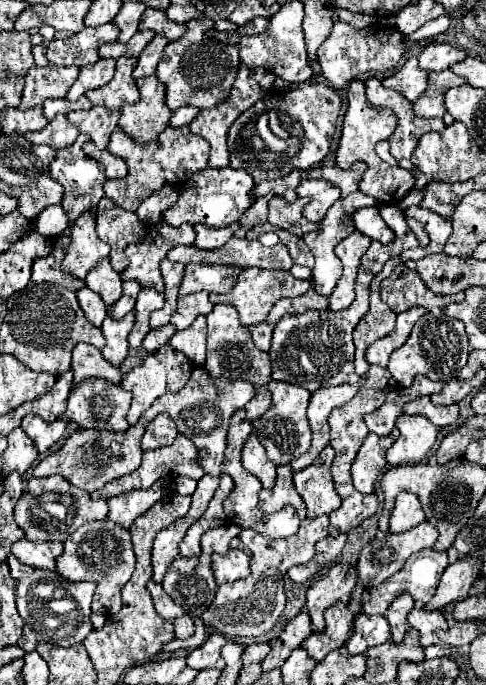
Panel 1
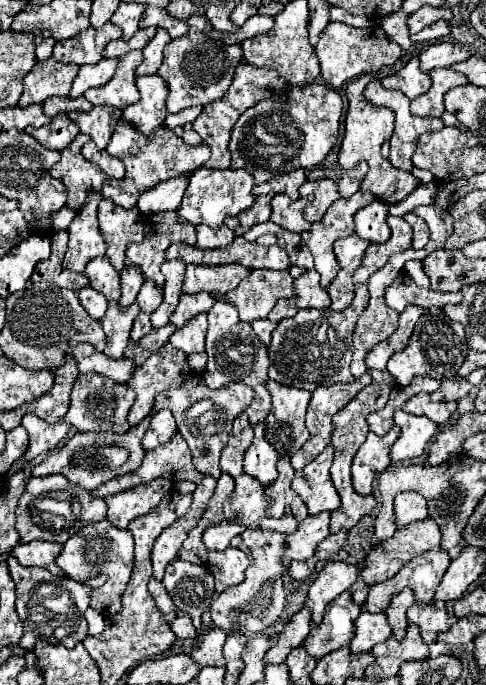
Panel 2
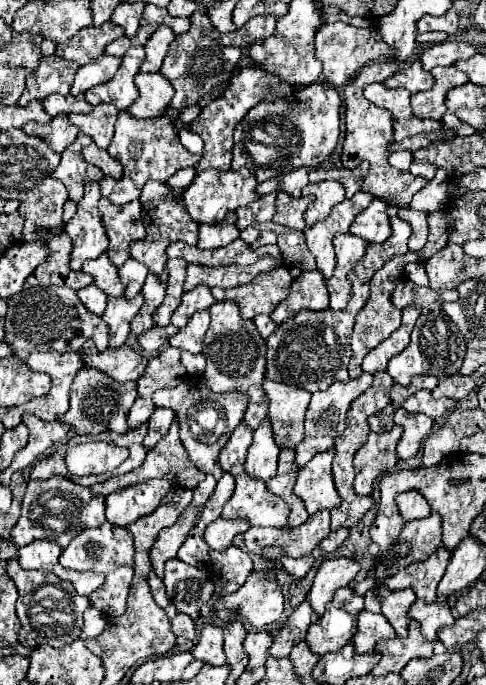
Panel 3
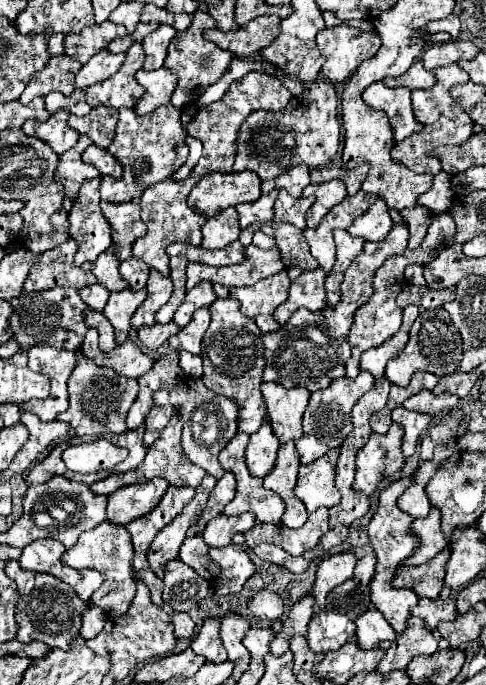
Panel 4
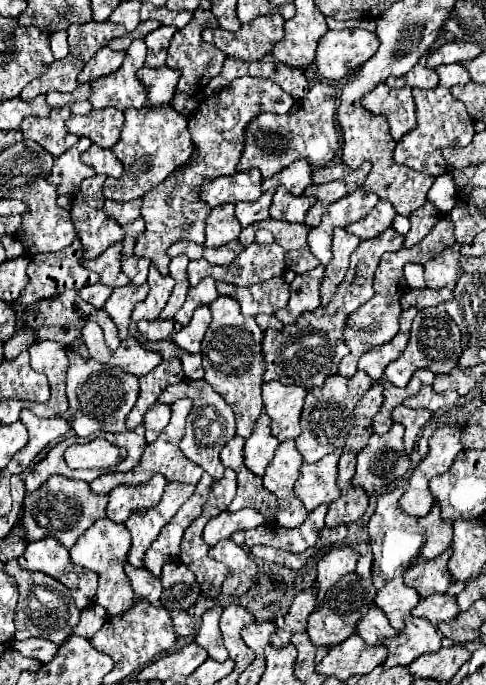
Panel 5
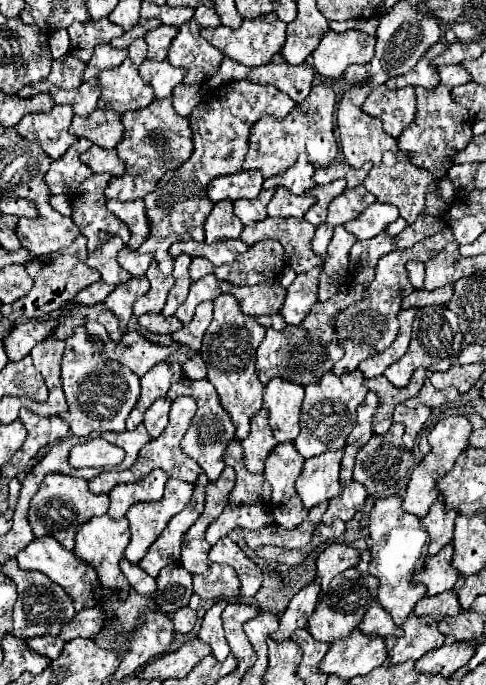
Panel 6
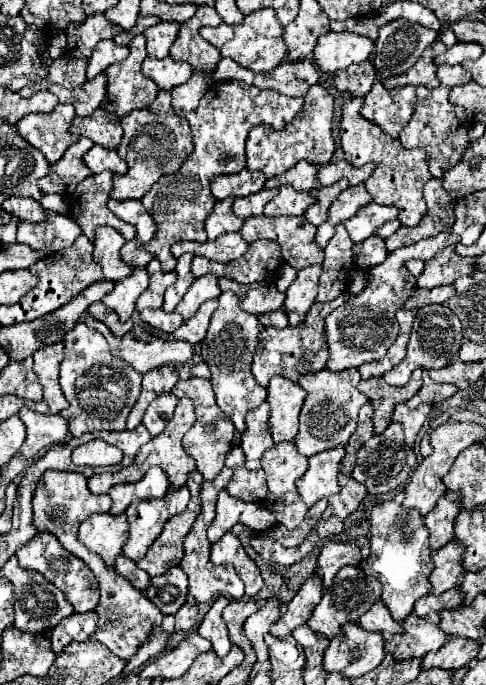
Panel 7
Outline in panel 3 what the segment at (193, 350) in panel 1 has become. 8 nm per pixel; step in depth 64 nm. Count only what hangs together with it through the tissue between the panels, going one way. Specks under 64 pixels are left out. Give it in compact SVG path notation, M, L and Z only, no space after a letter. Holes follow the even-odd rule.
M200 310L196 312L190 322L178 330L178 334L174 334L170 338L170 346L180 348L180 350L188 350L188 352L202 352L202 342L204 342L204 334L208 330L210 324L210 314L208 310Z

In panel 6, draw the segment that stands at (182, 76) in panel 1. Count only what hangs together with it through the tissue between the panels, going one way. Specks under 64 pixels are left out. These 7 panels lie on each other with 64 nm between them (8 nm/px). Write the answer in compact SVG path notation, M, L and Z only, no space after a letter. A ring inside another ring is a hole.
M198 6L196 14L180 26L178 36L172 40L168 60L172 66L182 66L188 70L184 84L200 86L206 80L210 80L212 74L216 74L224 56L210 42L204 42L200 30L218 24L220 18L214 12L214 8Z

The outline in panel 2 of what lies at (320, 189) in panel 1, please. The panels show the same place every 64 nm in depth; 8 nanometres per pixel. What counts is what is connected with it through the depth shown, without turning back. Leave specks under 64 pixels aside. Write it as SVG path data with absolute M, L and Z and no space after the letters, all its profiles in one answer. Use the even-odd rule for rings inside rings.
M336 192L318 194L318 196L306 206L306 210L304 210L304 218L306 218L308 222L318 222L318 220L322 220L322 216L326 214L326 210L330 208L330 204L332 204L336 198L338 198Z

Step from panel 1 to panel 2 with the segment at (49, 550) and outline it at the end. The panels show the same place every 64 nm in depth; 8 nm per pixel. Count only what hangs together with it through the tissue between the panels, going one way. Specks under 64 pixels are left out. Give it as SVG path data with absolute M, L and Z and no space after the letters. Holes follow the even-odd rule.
M34 540L34 542L28 542L28 544L14 546L12 554L18 558L18 562L22 566L40 566L40 568L50 570L52 574L64 576L64 572L56 566L56 556L60 554L60 550L62 550L60 544Z

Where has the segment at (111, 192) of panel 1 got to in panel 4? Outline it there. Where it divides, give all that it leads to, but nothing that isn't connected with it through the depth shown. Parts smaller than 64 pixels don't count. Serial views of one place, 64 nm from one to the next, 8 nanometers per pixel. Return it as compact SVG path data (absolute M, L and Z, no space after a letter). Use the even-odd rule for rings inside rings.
M172 104L160 106L146 116L138 116L132 108L120 110L116 138L108 146L108 152L118 158L118 162L124 168L124 174L120 180L102 178L102 184L100 184L102 200L130 202L134 198L140 198L148 186L170 178L186 162L188 146L186 146L186 130L182 126L180 114L182 112Z

